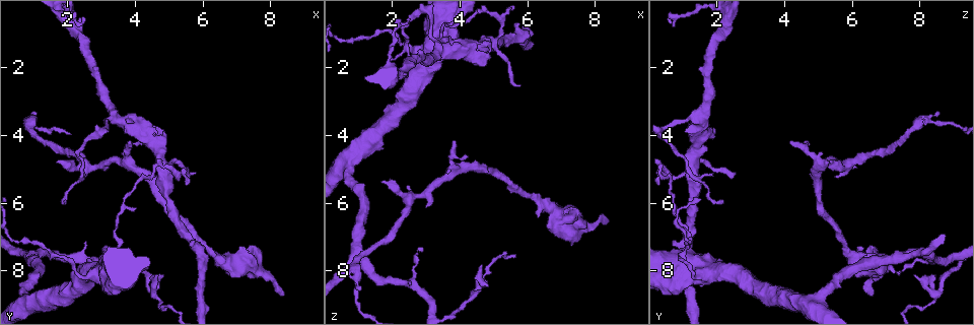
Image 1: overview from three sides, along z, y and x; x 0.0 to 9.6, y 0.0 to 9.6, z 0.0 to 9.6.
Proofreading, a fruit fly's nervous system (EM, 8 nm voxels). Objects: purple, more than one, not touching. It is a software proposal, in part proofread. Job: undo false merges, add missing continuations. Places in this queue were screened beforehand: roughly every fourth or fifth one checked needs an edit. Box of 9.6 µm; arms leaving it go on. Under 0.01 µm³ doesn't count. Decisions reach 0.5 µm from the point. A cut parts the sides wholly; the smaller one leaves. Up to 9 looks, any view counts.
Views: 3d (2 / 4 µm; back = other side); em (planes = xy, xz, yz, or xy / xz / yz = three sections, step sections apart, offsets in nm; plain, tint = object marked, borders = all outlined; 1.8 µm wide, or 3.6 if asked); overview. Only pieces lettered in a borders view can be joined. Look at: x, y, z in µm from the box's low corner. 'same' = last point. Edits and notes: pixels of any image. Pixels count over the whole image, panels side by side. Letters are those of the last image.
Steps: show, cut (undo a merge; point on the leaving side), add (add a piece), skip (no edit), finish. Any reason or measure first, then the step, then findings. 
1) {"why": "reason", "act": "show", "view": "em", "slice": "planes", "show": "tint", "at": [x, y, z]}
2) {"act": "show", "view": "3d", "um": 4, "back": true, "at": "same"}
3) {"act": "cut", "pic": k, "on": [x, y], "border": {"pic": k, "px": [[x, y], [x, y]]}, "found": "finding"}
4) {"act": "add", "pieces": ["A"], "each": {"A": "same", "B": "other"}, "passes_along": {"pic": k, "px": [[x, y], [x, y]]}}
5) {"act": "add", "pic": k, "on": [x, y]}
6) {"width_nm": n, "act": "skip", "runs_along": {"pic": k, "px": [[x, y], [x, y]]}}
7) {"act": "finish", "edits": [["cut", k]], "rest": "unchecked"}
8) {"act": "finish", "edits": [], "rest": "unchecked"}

{"act": "show", "view": "em", "slice": "planes", "show": "borders", "at": [3.40, 3.55, 1.55]}

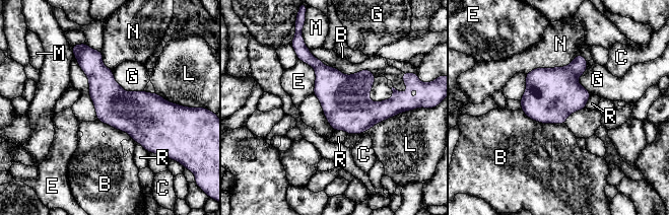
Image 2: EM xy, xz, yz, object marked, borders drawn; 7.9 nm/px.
{"width_nm": 300, "longest_contact_nm": ["N", 460], "act": "skip", "each": {"B": "other", "C": "other", "E": "other", "G": "other", "L": "other", "M": "other", "N": "other", "R": "other"}, "found": "one cell here"}

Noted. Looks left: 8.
{"why": "thick turns thin", "act": "show", "view": "em", "slice": "planes", "show": "plain", "at": [3.40, 7.05, 1.15]}

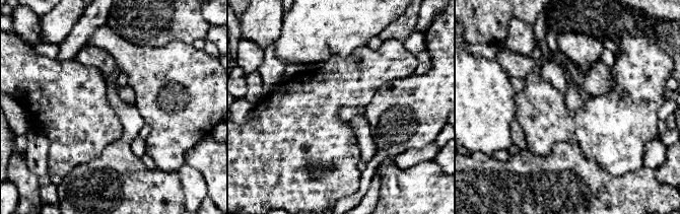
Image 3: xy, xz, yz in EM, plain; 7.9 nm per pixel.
{"why": "see the neighbours", "act": "show", "view": "em", "slice": "planes", "show": "borders", "at": "same"}

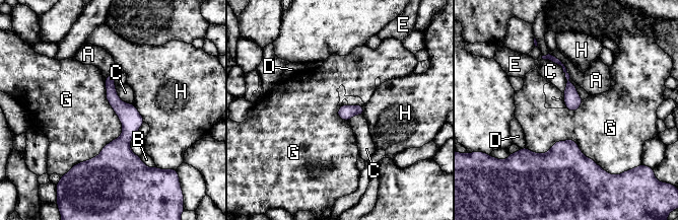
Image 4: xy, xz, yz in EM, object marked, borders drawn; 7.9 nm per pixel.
{"longest_contact_nm": ["G", 750], "act": "cut", "pic": 4, "on": [116, 71], "each": {"A": "other", "B": "other", "C": "other", "D": "other", "E": "other", "G": "other", "H": "other"}, "border": {"pic": 4, "px": [[106, 78], [113, 81]]}, "found": "two cells meet here"}

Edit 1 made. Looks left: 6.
{"why": "thick turns thin", "act": "show", "view": "em", "slice": "yz", "step": 4, "show": "borders", "at": [0.95, 3.55, 8.50]}

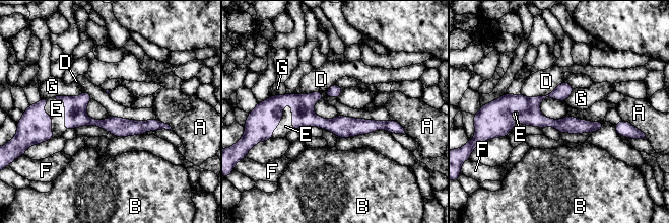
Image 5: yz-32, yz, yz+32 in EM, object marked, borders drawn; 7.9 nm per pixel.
{"why": "cut it another way", "act": "show", "view": "em", "slice": "planes", "show": "borders", "at": "same"}

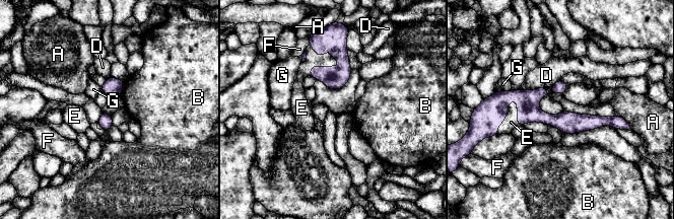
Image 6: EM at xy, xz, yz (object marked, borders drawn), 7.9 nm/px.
{"act": "add", "pieces": ["E"], "each": {"A": "other", "B": "other", "D": "other", "E": "same", "F": "other", "G": "other"}, "found": "it goes on there"}

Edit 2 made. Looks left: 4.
{"act": "finish", "edits": [["cut", 4], ["add", 6]], "rest": "unchecked"}

